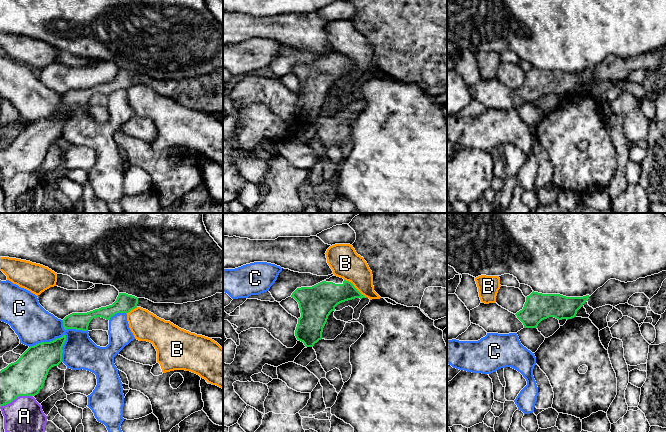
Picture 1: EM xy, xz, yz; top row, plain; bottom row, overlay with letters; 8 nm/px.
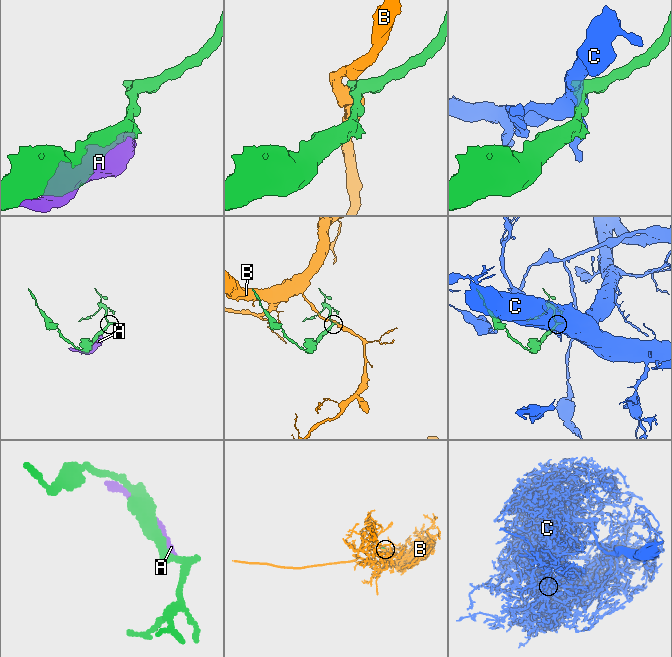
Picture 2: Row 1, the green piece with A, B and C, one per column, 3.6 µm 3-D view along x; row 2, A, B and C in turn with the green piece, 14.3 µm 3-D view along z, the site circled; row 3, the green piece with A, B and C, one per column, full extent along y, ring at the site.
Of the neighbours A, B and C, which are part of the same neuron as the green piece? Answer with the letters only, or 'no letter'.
no letter

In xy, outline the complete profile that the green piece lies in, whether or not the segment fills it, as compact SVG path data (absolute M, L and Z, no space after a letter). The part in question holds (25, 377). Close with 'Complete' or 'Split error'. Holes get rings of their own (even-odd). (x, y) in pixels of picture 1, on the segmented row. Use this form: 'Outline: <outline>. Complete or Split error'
Outline: M64 334L50 342L30 346L20 358L0 371L0 407L19 396L35 396L43 388L49 370L62 362Z. Complete

